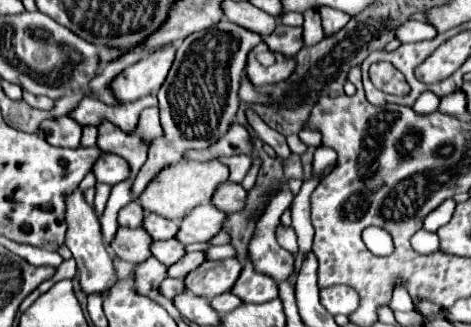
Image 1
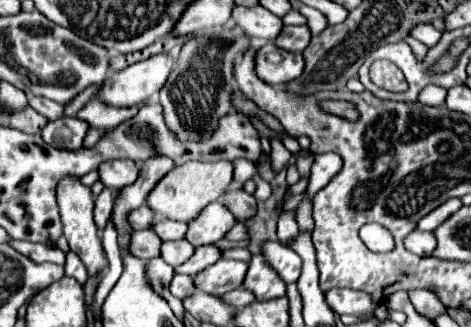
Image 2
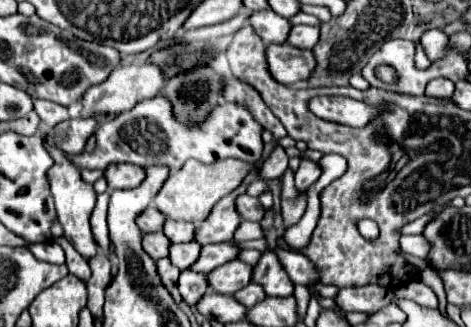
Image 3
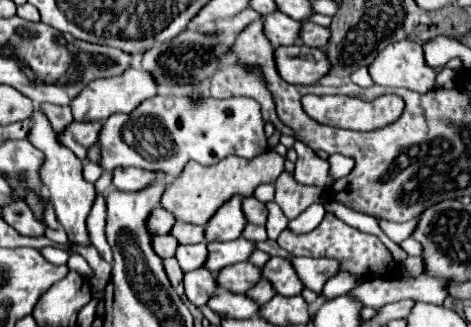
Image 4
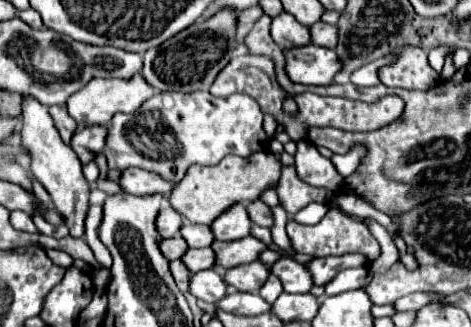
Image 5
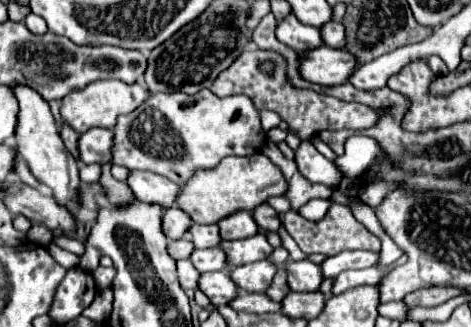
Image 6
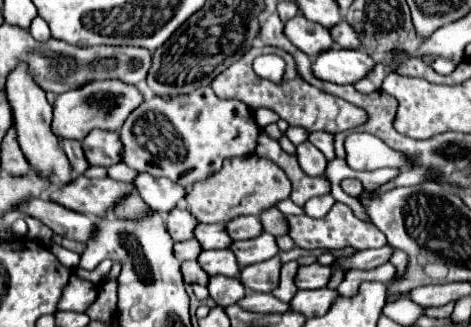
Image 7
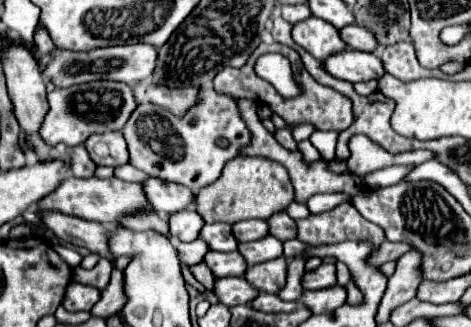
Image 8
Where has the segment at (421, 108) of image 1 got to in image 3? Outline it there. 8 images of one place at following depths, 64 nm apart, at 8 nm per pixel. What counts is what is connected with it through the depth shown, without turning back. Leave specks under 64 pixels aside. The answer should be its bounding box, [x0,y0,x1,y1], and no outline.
[426,78,454,96]

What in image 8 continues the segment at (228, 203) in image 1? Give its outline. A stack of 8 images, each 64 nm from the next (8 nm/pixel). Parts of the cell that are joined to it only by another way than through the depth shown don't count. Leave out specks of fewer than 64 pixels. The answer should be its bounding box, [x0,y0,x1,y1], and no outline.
[268,212,298,242]

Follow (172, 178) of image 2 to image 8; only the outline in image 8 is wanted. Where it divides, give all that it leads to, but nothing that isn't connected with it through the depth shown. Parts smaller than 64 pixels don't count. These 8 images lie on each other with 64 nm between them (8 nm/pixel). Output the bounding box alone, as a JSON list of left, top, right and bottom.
[196,156,294,224]

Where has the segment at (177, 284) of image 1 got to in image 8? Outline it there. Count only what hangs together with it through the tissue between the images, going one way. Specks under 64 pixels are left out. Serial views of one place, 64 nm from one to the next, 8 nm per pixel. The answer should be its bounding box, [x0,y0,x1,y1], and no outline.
[214,278,260,306]

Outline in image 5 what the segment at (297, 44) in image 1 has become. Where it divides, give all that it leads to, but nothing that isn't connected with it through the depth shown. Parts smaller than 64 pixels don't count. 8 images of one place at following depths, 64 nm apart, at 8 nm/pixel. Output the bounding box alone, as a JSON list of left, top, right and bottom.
[310,22,338,48]

